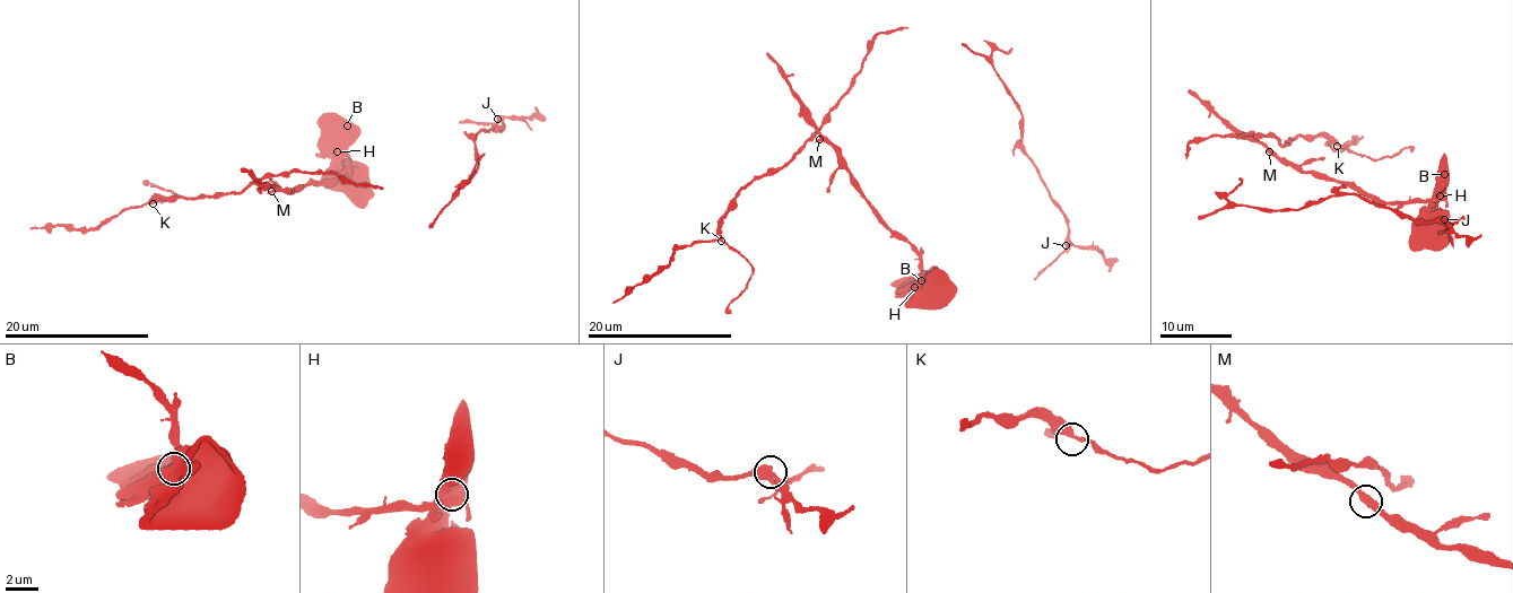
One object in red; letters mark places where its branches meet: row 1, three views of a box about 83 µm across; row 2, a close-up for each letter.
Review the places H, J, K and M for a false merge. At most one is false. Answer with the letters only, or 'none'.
H

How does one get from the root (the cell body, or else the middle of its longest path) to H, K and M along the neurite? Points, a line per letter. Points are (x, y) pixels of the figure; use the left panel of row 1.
H: (350, 182), (346, 164), (337, 153)
K: (350, 182), (348, 159), (350, 168), (338, 177), (294, 193), (264, 176), (238, 192), (158, 195), (153, 203)
M: (350, 182), (348, 159), (350, 168), (322, 184), (313, 182), (294, 193), (281, 189), (272, 192)

